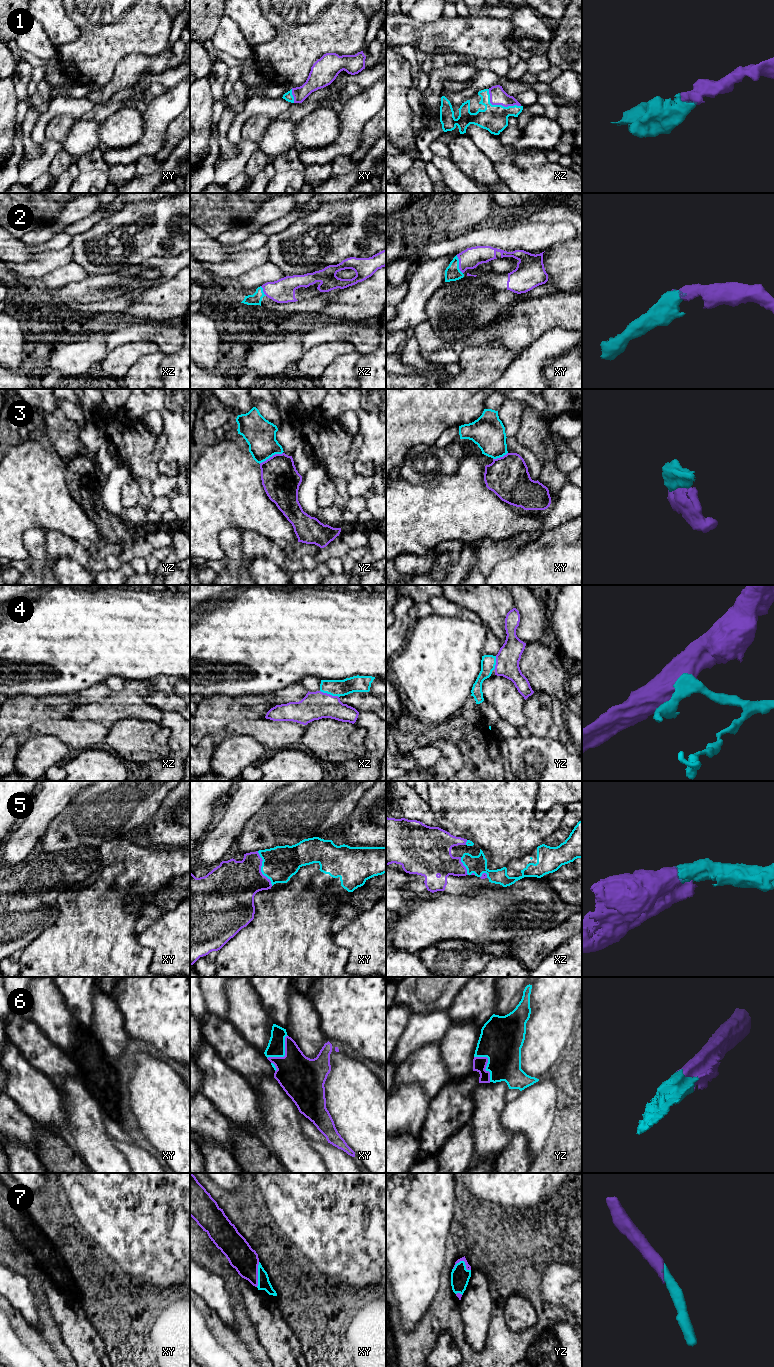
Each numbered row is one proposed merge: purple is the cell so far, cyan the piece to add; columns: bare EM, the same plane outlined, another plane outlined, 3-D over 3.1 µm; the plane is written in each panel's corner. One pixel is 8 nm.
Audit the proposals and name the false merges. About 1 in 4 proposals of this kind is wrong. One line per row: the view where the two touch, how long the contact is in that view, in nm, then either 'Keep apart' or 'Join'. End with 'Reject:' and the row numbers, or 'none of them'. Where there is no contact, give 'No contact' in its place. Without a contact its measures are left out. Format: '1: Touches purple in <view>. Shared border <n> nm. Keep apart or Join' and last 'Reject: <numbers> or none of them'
1: Touches purple in xz. Shared border 300 nm. Join
2: Touches purple in xy. Shared border 160 nm. Join
3: Touches purple in yz. Shared border 220 nm. Keep apart
4: Touches purple in xz. Shared border 160 nm. Join
5: Touches purple in xy. Shared border 300 nm. Join
6: Touches purple in yz. Shared border 240 nm. Join
7: Touches purple in xy. Shared border 200 nm. Join
Reject: 3

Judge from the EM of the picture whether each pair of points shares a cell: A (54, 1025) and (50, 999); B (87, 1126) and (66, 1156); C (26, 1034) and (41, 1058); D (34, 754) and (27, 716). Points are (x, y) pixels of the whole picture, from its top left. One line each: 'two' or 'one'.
A: one
B: two
C: one
D: two

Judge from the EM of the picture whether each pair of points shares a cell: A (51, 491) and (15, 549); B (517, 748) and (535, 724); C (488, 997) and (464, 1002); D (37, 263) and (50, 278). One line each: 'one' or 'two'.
A: one
B: two
C: one
D: two

